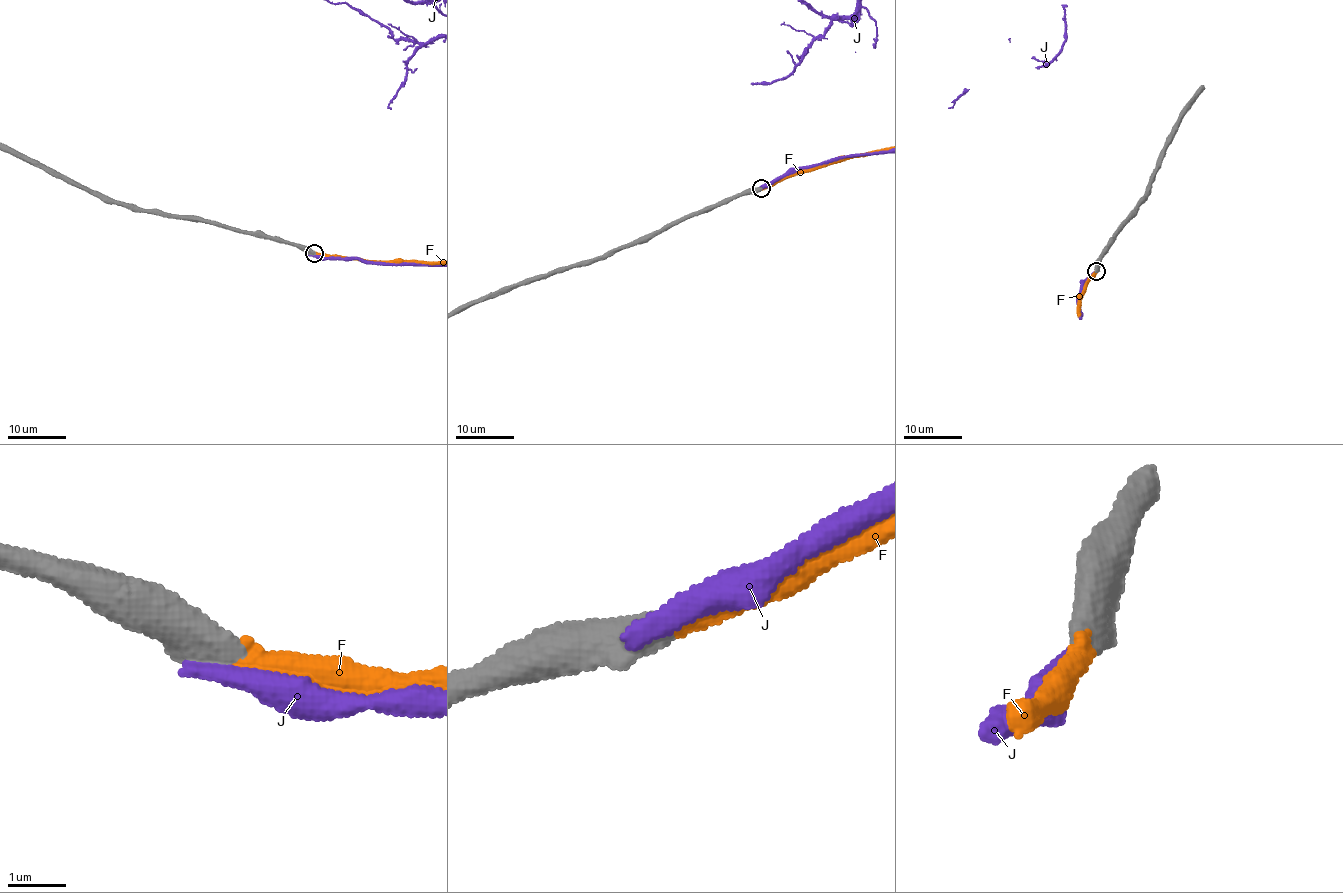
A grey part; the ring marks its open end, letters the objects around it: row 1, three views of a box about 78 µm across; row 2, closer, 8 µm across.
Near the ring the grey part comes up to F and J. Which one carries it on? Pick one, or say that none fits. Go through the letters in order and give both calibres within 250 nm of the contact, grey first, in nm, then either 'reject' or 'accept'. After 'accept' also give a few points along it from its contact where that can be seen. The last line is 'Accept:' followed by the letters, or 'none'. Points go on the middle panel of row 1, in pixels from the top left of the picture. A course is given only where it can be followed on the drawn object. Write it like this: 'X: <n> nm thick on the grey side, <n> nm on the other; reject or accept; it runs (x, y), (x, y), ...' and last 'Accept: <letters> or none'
F: 550 nm thick on the grey side, 360 nm on the other; accept
J: 650 nm thick on the grey side, 440 nm on the other; reject
Accept: F

